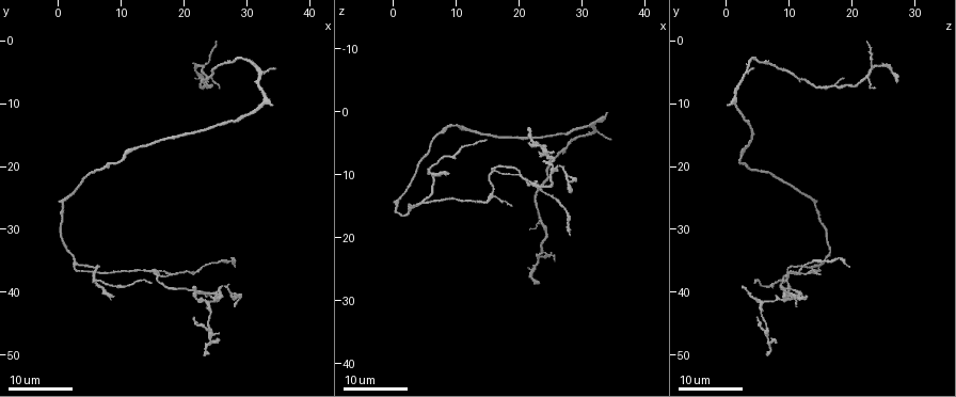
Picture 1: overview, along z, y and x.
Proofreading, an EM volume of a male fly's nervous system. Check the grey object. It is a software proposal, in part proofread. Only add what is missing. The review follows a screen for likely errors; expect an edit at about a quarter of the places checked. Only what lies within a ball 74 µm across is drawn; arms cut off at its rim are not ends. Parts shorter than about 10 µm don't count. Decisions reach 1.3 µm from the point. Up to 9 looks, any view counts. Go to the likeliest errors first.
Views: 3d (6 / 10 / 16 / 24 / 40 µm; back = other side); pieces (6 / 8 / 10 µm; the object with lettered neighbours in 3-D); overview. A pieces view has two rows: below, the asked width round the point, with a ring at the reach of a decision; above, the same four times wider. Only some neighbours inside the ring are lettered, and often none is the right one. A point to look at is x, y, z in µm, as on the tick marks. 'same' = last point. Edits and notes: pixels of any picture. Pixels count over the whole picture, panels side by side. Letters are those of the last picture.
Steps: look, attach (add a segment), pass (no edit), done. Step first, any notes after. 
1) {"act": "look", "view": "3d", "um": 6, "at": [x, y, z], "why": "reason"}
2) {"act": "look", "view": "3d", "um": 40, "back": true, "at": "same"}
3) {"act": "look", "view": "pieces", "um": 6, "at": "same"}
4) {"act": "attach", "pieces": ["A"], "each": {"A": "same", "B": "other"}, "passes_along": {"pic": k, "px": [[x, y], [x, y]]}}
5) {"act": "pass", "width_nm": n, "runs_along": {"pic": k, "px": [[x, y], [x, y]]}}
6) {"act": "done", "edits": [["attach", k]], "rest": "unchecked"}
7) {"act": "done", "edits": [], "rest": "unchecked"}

{"act": "look", "view": "3d", "um": 16, "at": [15.0, 39.0, 4.5], "why": "free end"}

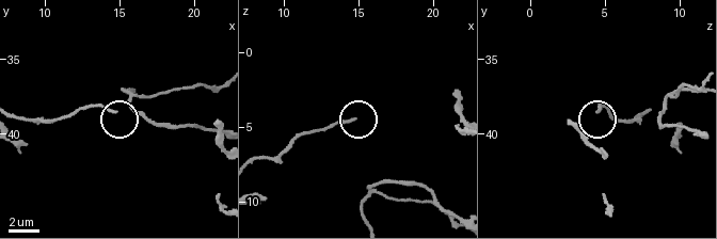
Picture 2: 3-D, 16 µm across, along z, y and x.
{"act": "look", "view": "pieces", "um": 8, "at": [14.8, 38.4, 4.6], "why": "see the neighbours"}

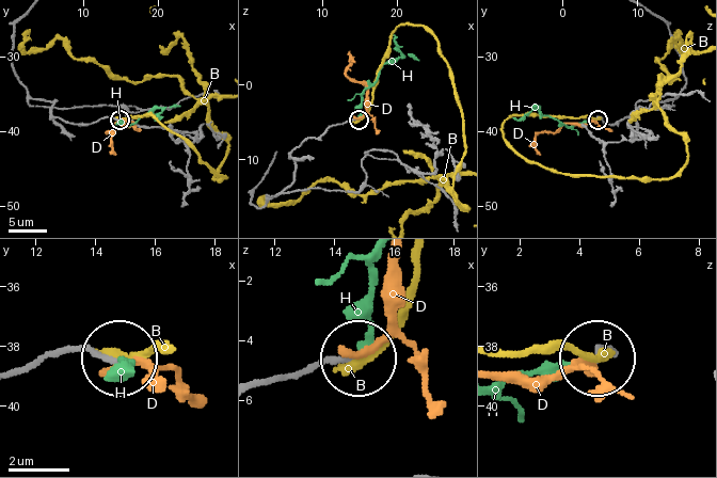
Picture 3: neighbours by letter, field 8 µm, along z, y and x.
{"act": "attach", "pieces": ["H"], "width_nm": 160, "each": {"B": "other", "D": "other", "H": "same"}, "passes_along": {"pic": 3, "px": [[338, 124], [357, 117], [363, 92], [400, 54], [394, 35]]}, "found": "it goes on there"}

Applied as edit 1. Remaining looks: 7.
{"act": "look", "view": "overview", "why": "see it whole again"}

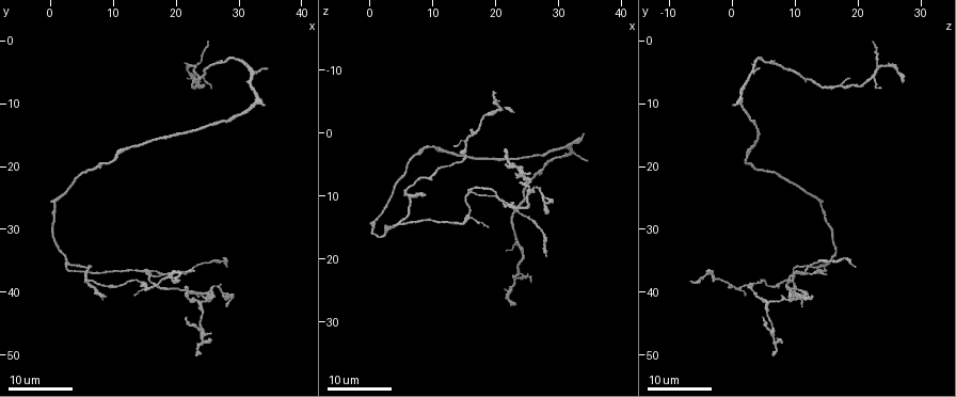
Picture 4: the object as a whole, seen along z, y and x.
{"act": "look", "view": "3d", "um": 16, "at": [21.5, 39.5, 3.0], "why": "an open end"}

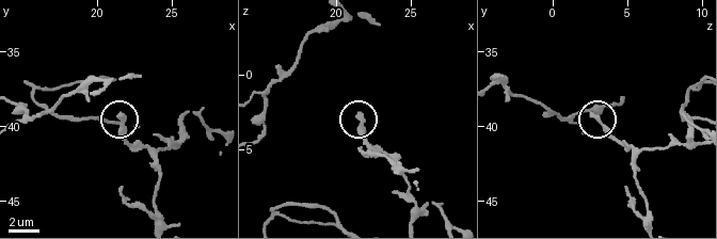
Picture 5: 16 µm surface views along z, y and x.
{"act": "look", "view": "pieces", "um": 8, "at": [21.6, 39.2, 2.8]}

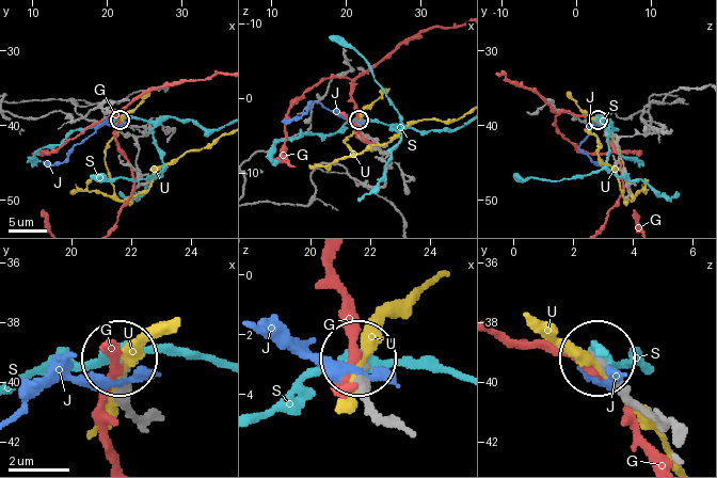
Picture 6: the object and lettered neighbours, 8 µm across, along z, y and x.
{"act": "pass", "each": {"G": "other", "J": "other", "S": "other", "U": "other"}, "runs_along": {"pic": 6, "px": [[674, 426], [651, 418], [600, 360]]}, "found": "none of them fits"}

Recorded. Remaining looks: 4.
{"act": "look", "view": "3d", "um": 24, "at": [8.5, 41.0, 10.0], "why": "an open end"}

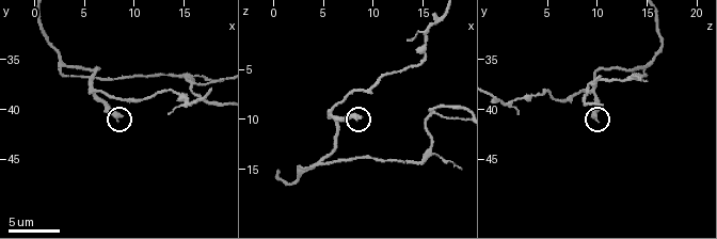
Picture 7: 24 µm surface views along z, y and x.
{"act": "look", "view": "pieces", "um": 10, "at": [8.4, 41.0, 10.0]}

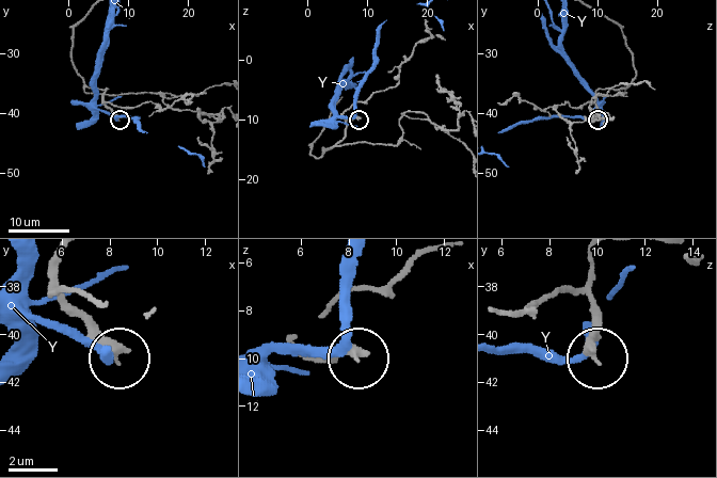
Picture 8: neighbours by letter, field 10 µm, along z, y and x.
{"act": "pass", "each": {"Y": "other"}, "runs_along": {"pic": 8, "px": [[590, 296], [594, 355]]}, "found": "no lettered segment goes on from it"}

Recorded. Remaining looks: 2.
{"act": "look", "view": "3d", "um": 24, "at": [34.0, 10.0, 0.5], "why": "tapers out"}

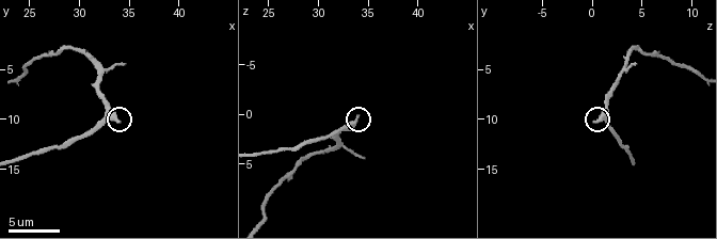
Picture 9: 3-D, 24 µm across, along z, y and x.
{"act": "look", "view": "pieces", "um": 10, "at": [34.2, 10.2, 0.2]}

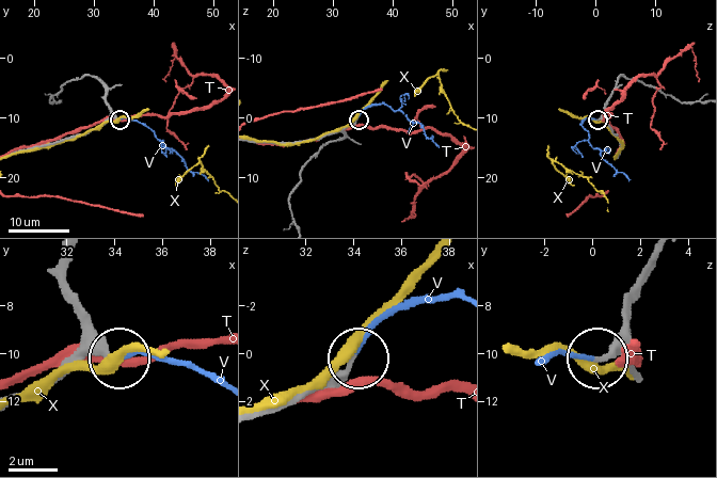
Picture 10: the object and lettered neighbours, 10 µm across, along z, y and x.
{"act": "attach", "pieces": ["V"], "each": {"T": "other", "V": "same", "X": "other"}, "found": "the neuron continues"}

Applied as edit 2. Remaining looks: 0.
{"act": "done", "edits": [["attach", 3], ["attach", 10]], "rest": "unchecked"}

